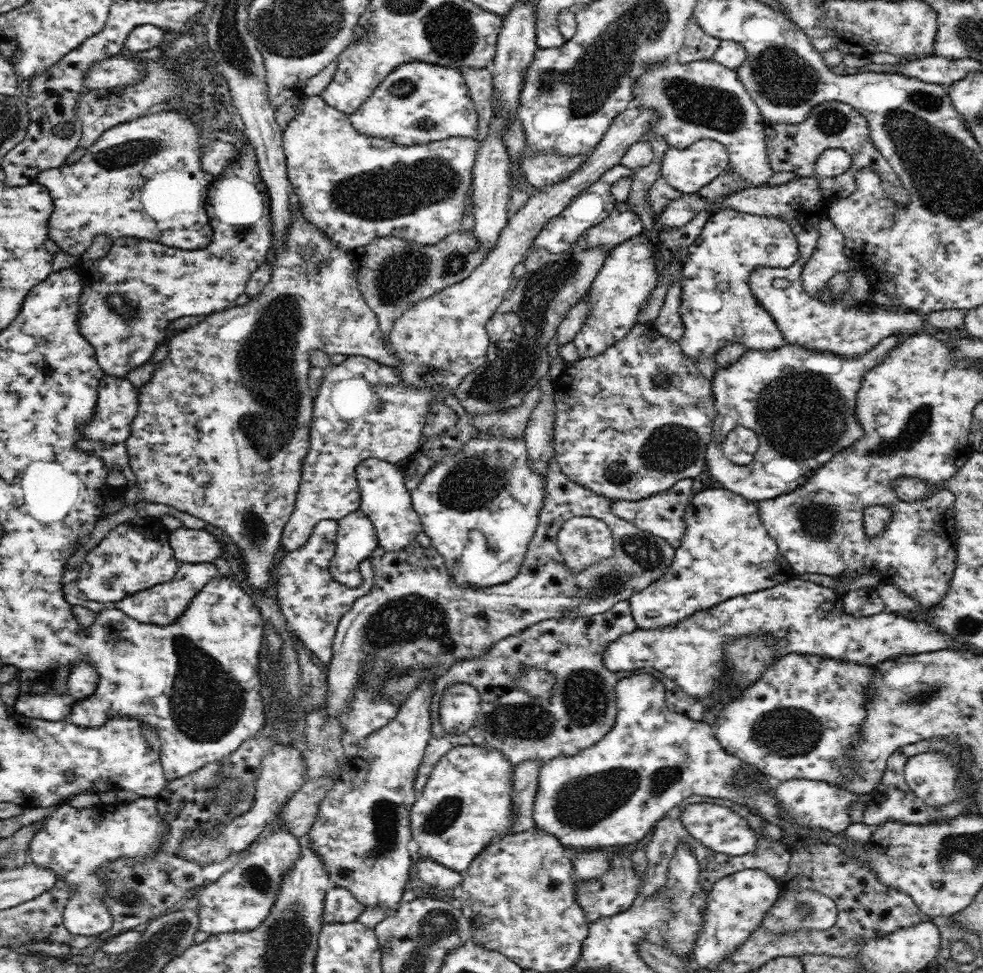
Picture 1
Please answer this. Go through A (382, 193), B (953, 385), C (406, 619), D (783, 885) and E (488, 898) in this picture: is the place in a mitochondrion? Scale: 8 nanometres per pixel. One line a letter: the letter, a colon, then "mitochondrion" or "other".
A: mitochondrion
B: other
C: mitochondrion
D: other
E: other

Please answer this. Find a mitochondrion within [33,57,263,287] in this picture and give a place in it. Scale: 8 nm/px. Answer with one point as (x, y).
(118, 157)

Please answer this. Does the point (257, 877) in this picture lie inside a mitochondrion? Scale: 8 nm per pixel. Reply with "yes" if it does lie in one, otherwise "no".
yes

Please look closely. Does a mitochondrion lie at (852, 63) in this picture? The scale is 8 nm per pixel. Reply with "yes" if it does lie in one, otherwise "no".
no

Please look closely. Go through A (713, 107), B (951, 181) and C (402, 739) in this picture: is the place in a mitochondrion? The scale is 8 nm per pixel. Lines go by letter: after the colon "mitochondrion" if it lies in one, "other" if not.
A: mitochondrion
B: mitochondrion
C: other

